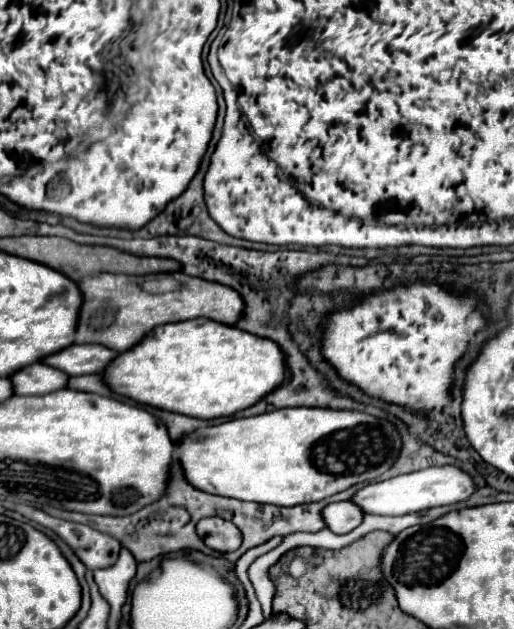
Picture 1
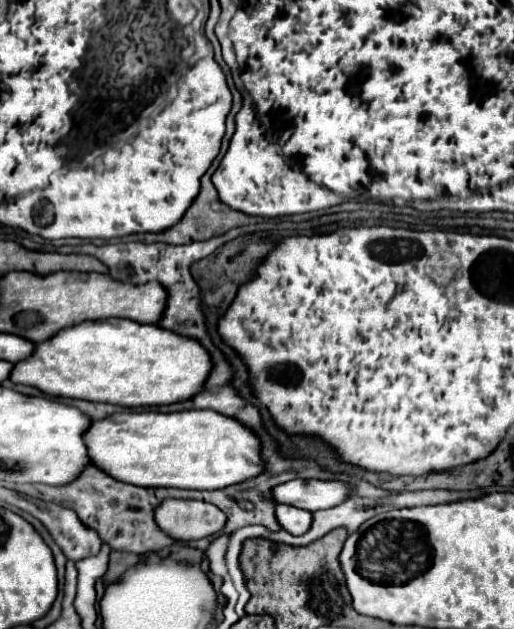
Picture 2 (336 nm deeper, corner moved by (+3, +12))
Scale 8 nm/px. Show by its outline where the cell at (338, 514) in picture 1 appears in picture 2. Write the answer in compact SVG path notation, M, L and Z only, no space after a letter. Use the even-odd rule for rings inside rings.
M278 504L274 514L276 514L280 528L290 532L292 536L300 536L302 532L306 532L306 528L310 528L310 512L306 512L306 510Z

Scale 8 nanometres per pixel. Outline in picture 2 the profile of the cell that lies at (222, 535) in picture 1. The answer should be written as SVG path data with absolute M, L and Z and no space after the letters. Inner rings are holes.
M164 500L154 508L154 520L174 540L200 540L224 528L226 516L220 508L200 500Z

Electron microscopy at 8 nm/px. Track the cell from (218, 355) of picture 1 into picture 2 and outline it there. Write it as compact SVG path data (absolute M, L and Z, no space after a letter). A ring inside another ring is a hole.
M90 320L62 328L62 332L56 332L56 336L52 336L50 340L36 344L34 352L28 358L14 364L10 380L14 384L34 386L40 392L56 398L60 396L136 408L174 404L192 398L196 390L202 390L210 368L210 354L192 338L162 330L156 324L134 324L132 320Z

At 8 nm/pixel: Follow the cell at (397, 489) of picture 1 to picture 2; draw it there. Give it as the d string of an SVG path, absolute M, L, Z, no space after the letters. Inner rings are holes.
M290 480L272 488L276 504L288 504L308 512L332 508L348 498L350 486L344 482L322 482L322 480Z

